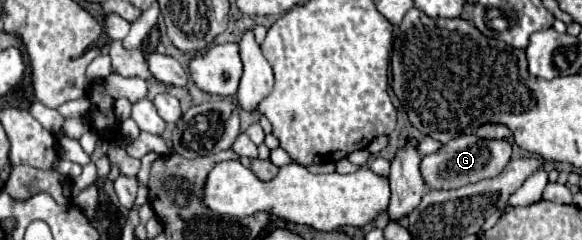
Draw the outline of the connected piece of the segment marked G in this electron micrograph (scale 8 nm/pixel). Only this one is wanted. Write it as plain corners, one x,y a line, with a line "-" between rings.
460,135
442,145
440,151
422,159
422,177
434,189
456,189
468,183
478,183
488,177
496,177
510,161
510,139
480,139
476,135

